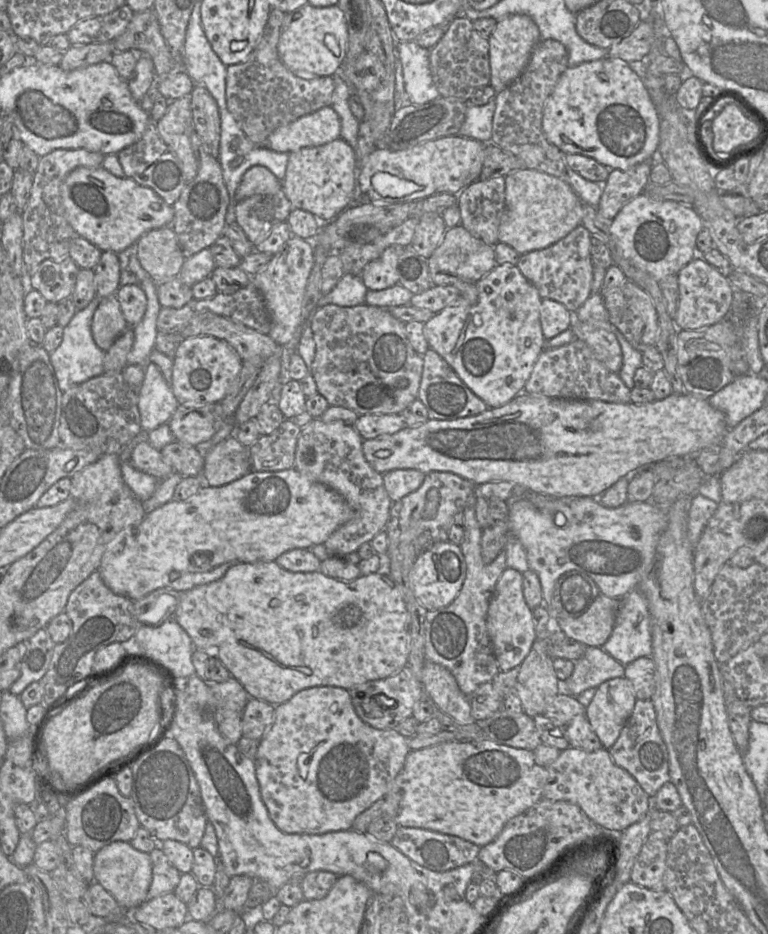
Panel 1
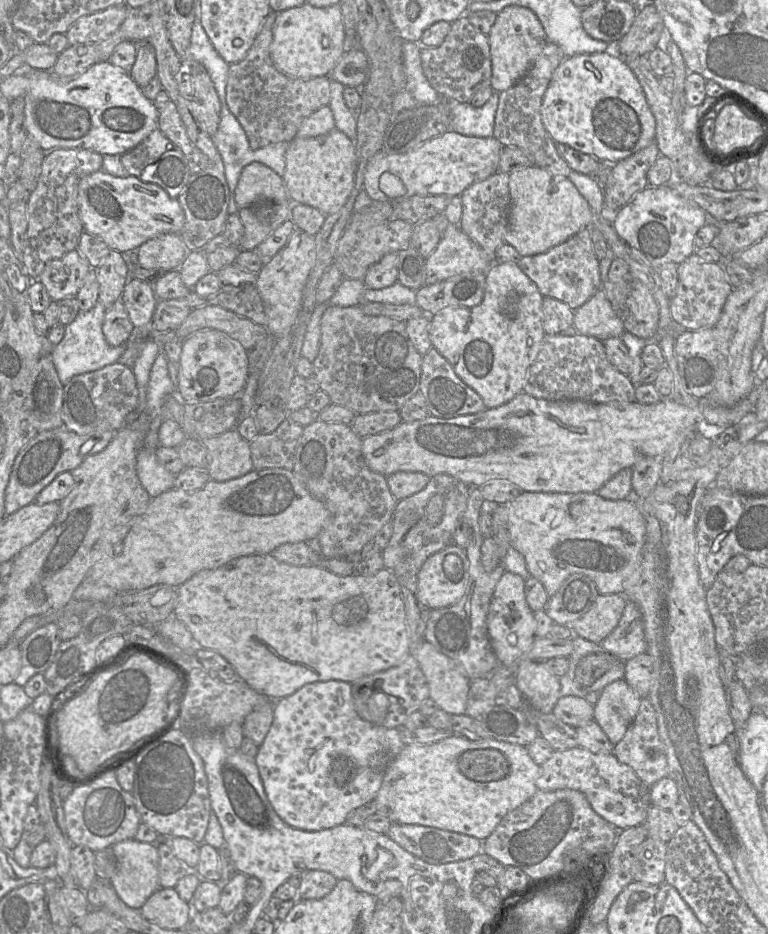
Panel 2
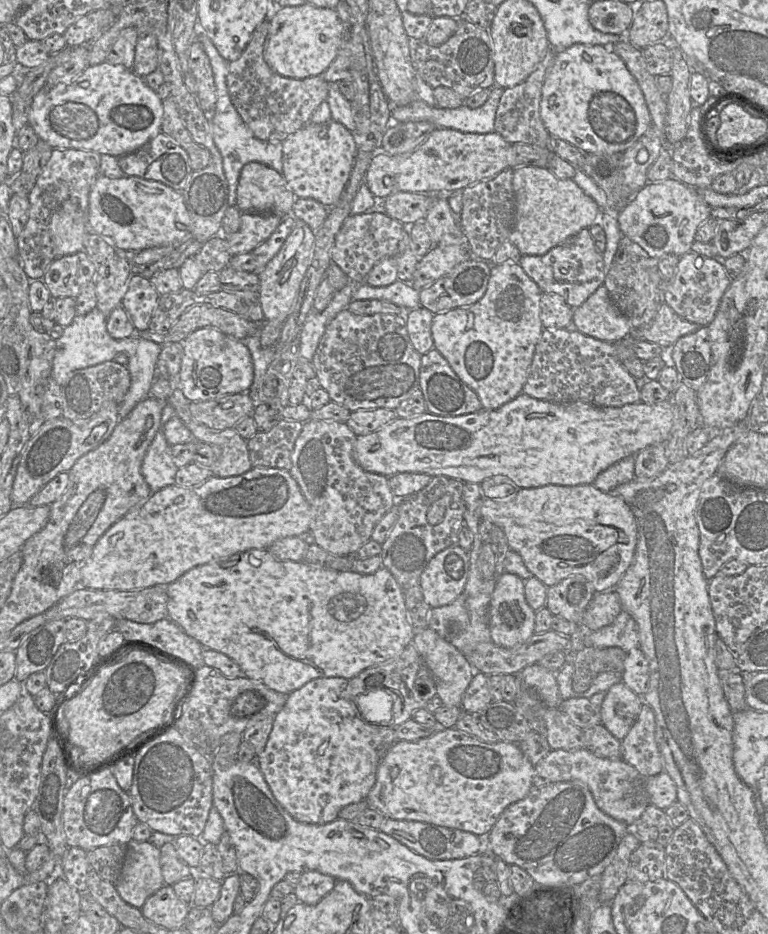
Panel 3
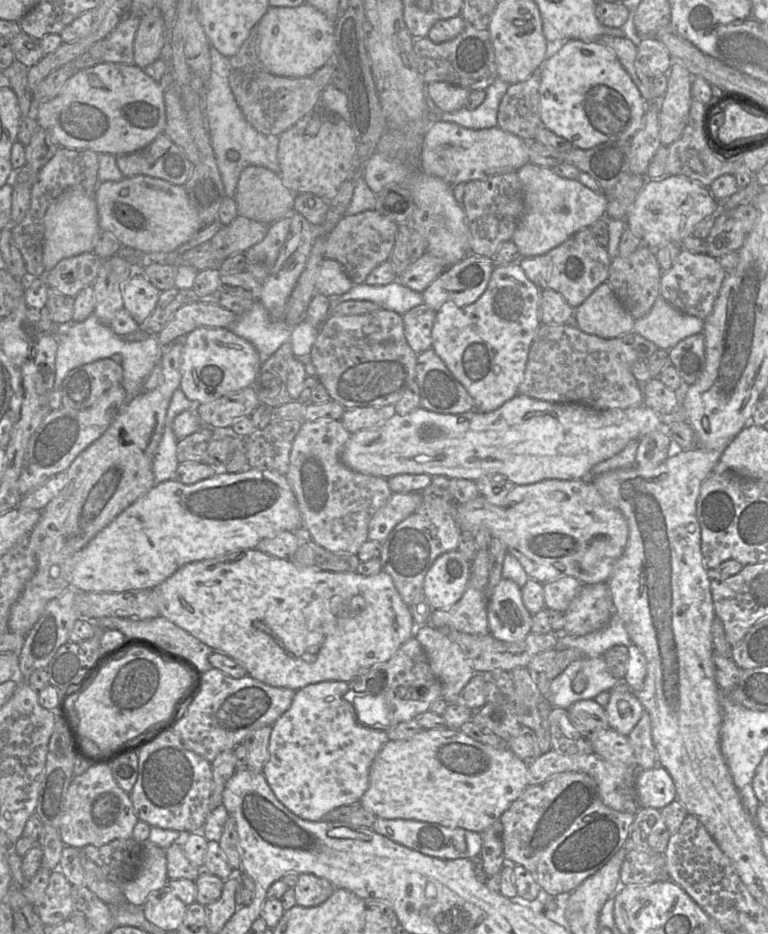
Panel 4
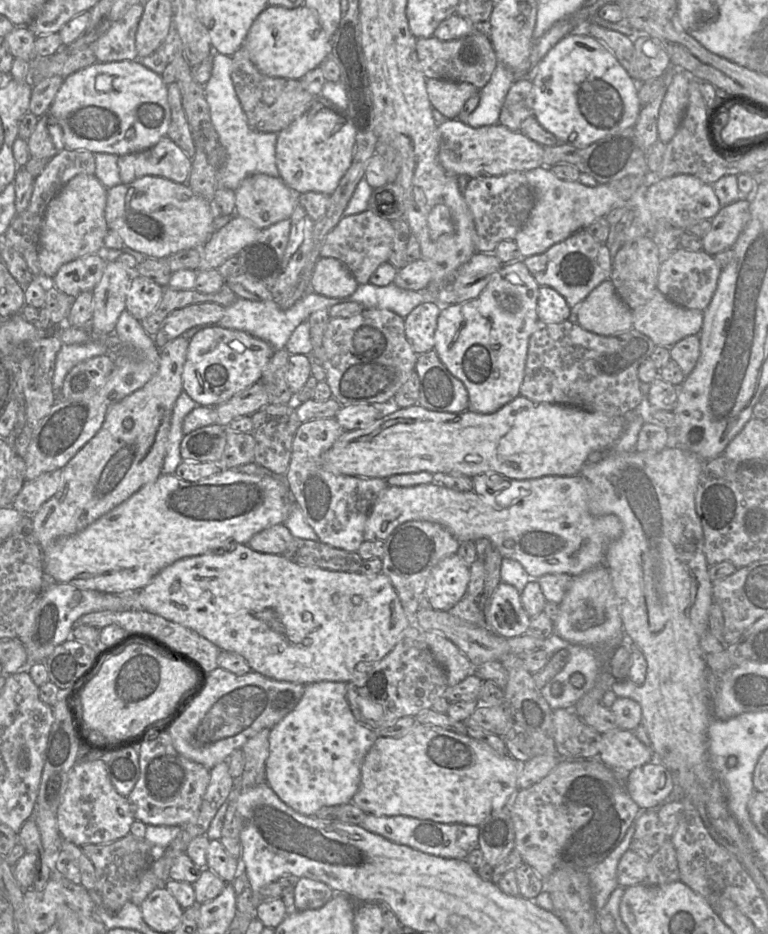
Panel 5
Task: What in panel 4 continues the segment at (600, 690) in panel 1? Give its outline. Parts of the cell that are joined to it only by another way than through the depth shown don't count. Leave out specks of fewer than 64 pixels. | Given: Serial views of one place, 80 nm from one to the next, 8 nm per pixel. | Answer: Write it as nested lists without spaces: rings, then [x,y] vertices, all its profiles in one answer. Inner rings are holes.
[[[611,690],[608,704],[604,708],[609,728],[628,736],[639,722],[644,707],[630,690]]]

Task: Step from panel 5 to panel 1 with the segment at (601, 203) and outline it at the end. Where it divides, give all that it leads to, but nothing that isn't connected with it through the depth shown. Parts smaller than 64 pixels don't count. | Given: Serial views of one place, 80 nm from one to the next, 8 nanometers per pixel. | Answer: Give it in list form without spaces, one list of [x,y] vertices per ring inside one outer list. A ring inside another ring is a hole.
[[[521,168],[505,176],[505,211],[498,230],[498,241],[511,246],[519,255],[546,248],[581,225],[582,200],[559,177]]]

